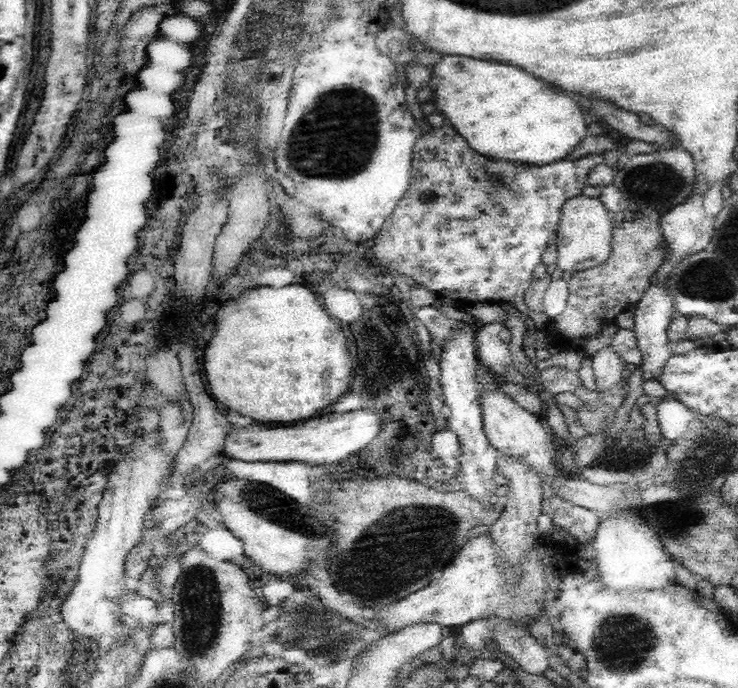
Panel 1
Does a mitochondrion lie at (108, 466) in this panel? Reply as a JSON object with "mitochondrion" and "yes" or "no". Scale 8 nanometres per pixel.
{"mitochondrion":"no"}

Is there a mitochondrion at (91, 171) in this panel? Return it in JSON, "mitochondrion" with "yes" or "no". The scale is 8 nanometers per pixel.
{"mitochondrion":"no"}

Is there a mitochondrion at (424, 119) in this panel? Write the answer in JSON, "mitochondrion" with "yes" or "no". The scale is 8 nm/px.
{"mitochondrion":"no"}

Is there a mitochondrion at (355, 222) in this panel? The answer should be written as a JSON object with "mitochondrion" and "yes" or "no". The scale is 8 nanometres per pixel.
{"mitochondrion":"no"}

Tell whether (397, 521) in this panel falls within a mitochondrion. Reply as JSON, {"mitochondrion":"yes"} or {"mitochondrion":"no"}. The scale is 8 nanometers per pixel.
{"mitochondrion":"yes"}

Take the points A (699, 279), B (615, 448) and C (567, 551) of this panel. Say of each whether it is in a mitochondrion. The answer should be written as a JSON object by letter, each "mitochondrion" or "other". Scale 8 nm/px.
{"A":"mitochondrion","B":"mitochondrion","C":"other"}

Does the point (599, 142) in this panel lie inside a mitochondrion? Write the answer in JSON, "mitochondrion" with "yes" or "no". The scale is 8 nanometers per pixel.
{"mitochondrion":"no"}

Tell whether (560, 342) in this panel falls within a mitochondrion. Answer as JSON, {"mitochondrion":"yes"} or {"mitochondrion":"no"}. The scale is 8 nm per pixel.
{"mitochondrion":"no"}

